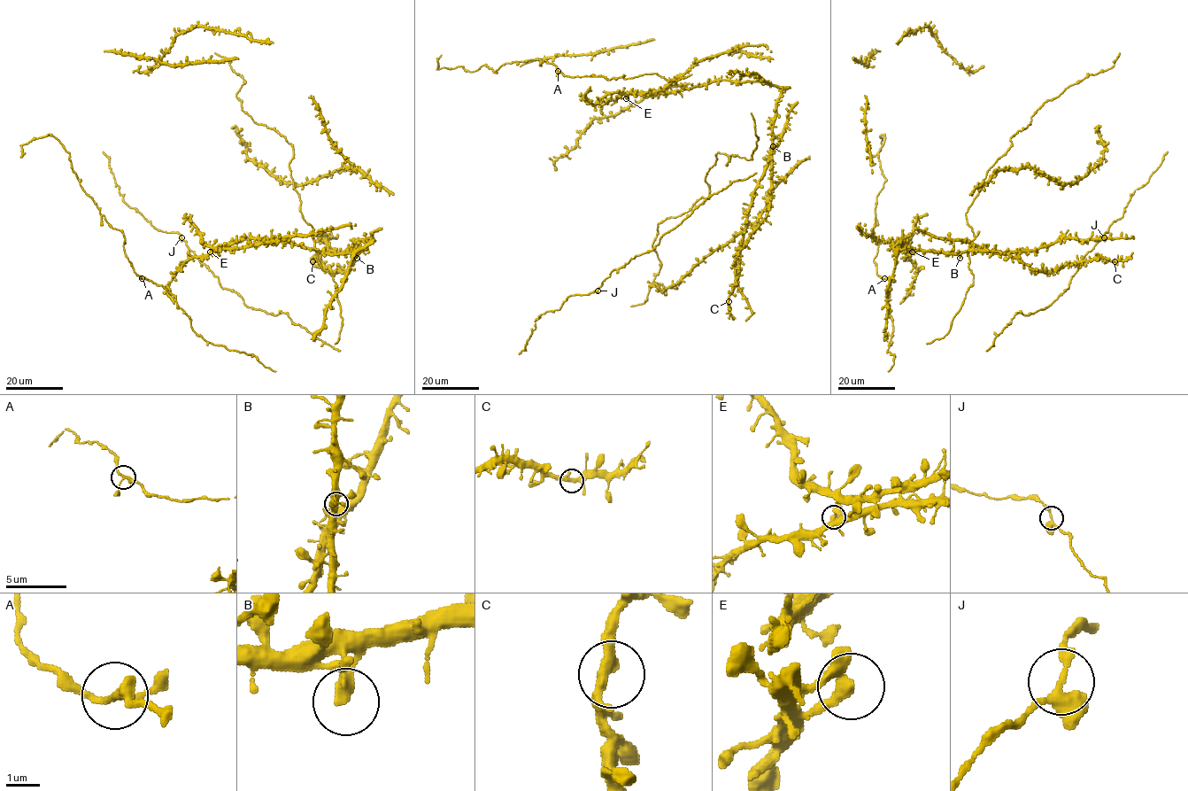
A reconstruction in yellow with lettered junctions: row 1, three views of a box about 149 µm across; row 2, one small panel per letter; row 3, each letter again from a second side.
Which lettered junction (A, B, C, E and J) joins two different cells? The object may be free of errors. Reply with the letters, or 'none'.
none

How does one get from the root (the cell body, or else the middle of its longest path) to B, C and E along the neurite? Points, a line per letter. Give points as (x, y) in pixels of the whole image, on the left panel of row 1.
B: (325, 253), (348, 253), (366, 250), (365, 247), (357, 252), (357, 258)
C: (325, 253), (348, 253), (366, 248), (355, 251), (346, 269), (333, 272), (319, 261), (319, 258), (312, 261)
E: (325, 253), (289, 243), (253, 238), (227, 243), (210, 252)

